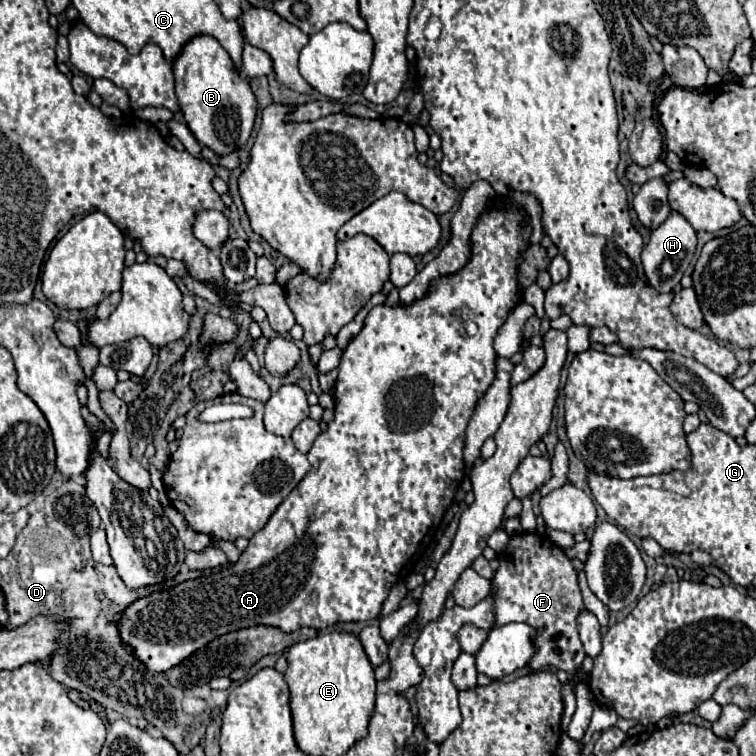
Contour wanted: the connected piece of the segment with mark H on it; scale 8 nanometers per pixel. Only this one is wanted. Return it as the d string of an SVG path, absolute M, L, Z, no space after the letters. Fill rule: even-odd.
M672 211L670 217L652 231L650 241L646 243L646 247L642 251L644 271L646 271L652 287L656 287L658 291L670 291L672 287L676 287L680 283L684 271L688 269L688 265L694 257L694 251L696 251L696 231L678 211Z

